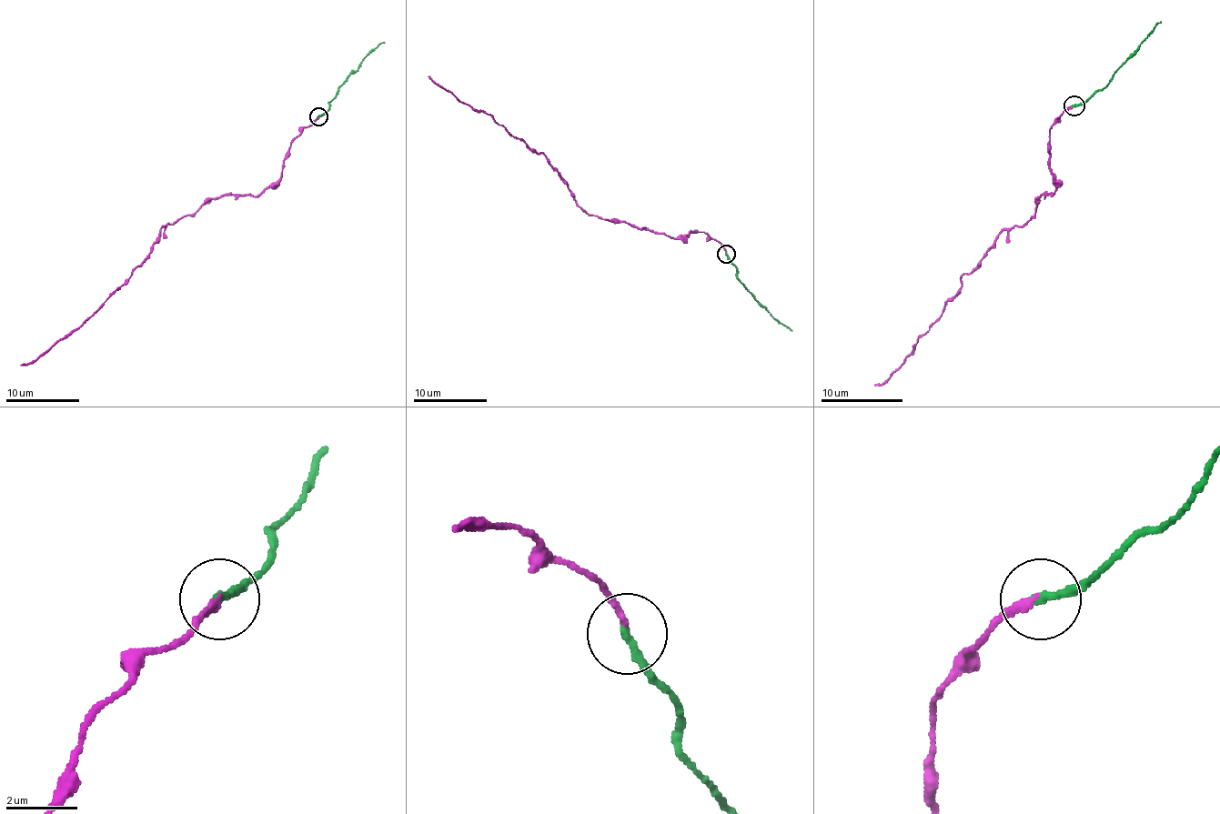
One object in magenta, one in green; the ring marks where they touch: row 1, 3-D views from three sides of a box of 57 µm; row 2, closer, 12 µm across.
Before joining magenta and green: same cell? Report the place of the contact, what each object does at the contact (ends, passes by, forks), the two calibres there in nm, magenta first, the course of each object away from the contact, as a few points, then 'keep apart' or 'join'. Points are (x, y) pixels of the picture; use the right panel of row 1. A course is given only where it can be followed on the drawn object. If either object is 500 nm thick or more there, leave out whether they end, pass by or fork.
at (1074, 105); magenta ends there; green ends there; 190 nm thick on the magenta side, 240 nm on the other; magenta runs (1073, 106), (1050, 129), (1054, 193), (1038, 198), (1021, 226), (1007, 227), (875, 386); green runs (1074, 106), (1102, 90), (1161, 22); join

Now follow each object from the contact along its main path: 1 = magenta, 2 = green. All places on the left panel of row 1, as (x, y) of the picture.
1: (318, 117), (268, 186), (206, 199), (165, 225), (128, 279), (20, 366)
2: (318, 117), (329, 107), (329, 102), (360, 62), (384, 42)

